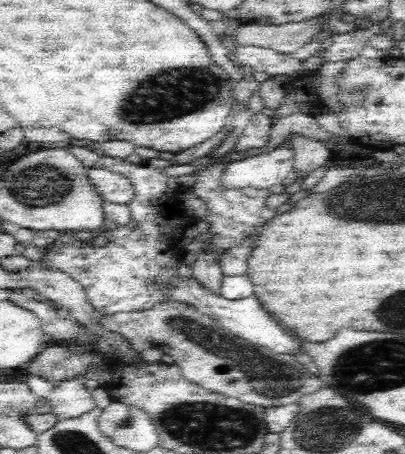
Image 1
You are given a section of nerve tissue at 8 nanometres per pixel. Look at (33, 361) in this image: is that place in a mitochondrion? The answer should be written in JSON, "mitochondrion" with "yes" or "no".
{"mitochondrion":"no"}

